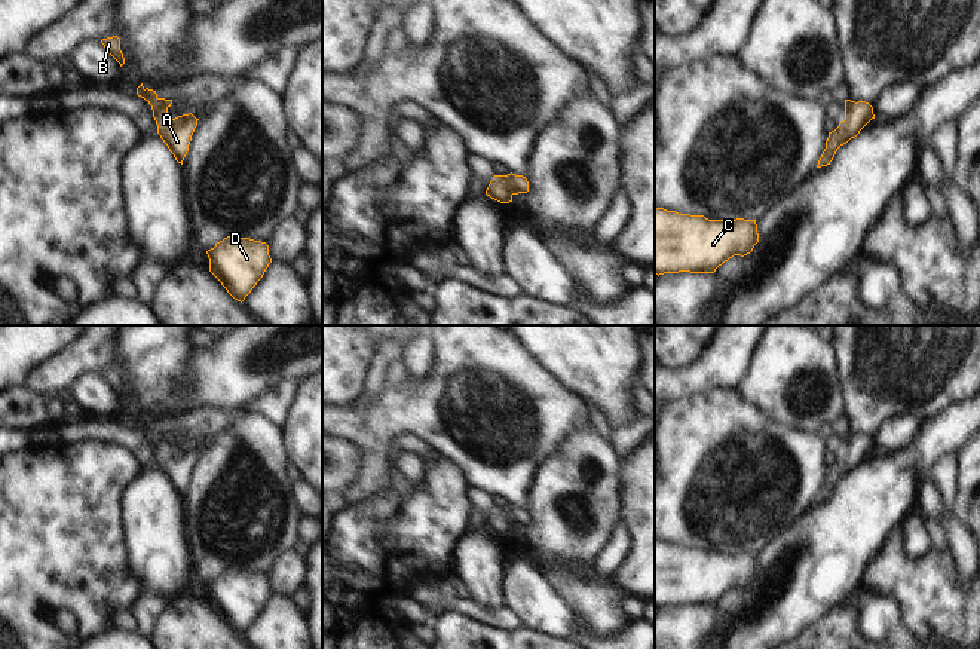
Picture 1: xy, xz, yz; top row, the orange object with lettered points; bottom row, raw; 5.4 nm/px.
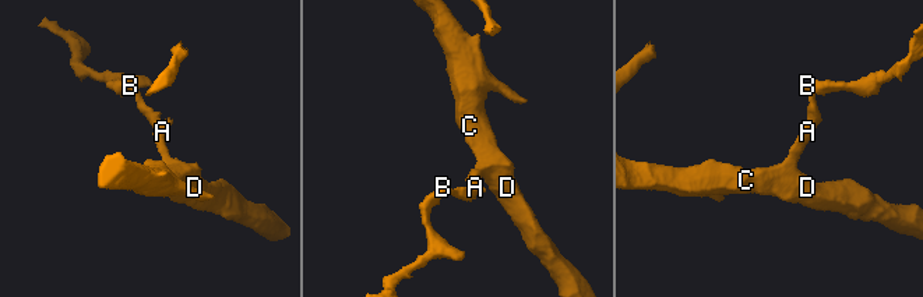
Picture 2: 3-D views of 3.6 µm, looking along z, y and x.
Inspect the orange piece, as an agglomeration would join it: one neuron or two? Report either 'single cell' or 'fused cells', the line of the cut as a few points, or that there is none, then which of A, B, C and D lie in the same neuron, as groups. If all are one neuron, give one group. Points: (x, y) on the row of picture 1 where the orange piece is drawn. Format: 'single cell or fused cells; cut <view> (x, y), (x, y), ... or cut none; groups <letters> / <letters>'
single cell; cut none; groups A B C D

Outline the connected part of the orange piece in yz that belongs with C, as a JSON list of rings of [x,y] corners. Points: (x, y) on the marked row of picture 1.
[[[655,208],[655,275],[714,273],[734,255],[747,255],[759,242],[756,220],[708,220],[704,215],[679,214]]]

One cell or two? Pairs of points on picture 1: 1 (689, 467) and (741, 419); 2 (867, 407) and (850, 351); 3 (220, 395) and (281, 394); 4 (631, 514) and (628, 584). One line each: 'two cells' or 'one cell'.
1: one cell
2: one cell
3: two cells
4: one cell

